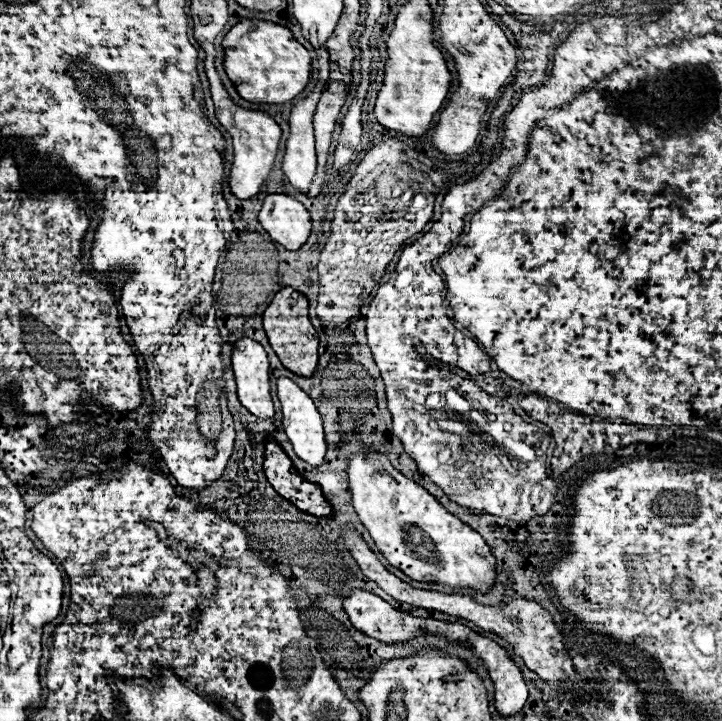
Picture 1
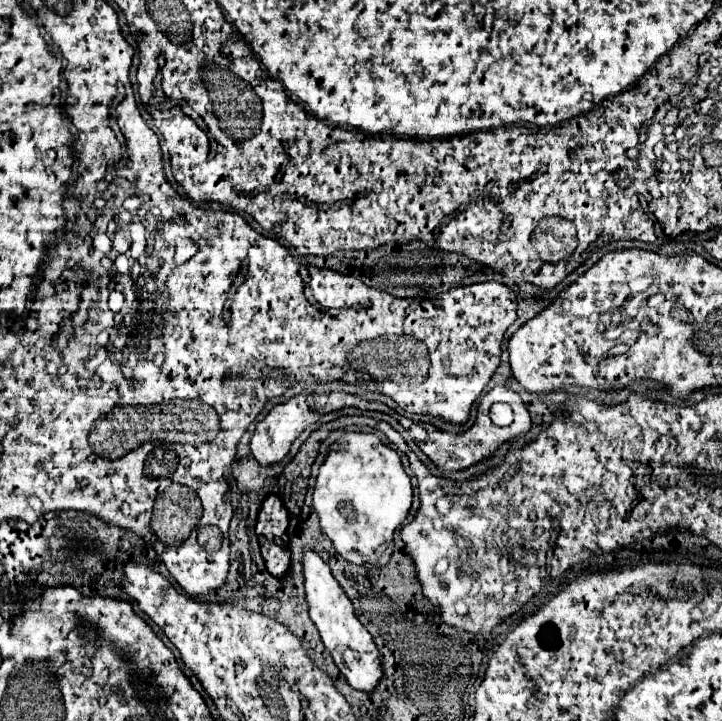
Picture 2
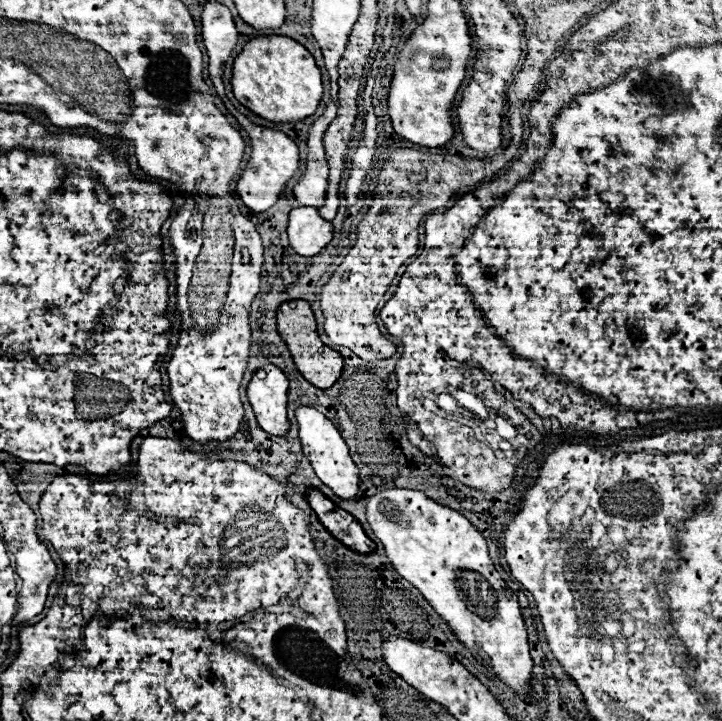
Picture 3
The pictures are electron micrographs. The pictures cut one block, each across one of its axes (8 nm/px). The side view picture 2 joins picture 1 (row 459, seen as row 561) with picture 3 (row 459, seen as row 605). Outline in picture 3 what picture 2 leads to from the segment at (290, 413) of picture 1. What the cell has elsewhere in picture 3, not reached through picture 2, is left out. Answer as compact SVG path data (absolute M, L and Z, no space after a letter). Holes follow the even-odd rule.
M300 406L296 408L296 420L300 426L300 442L304 448L304 456L310 460L312 468L316 470L316 476L334 490L336 496L350 500L358 494L358 468L352 462L350 454L348 454L348 446L344 442L344 438L340 436L340 432L336 430L336 426L318 410L310 408L310 406Z

